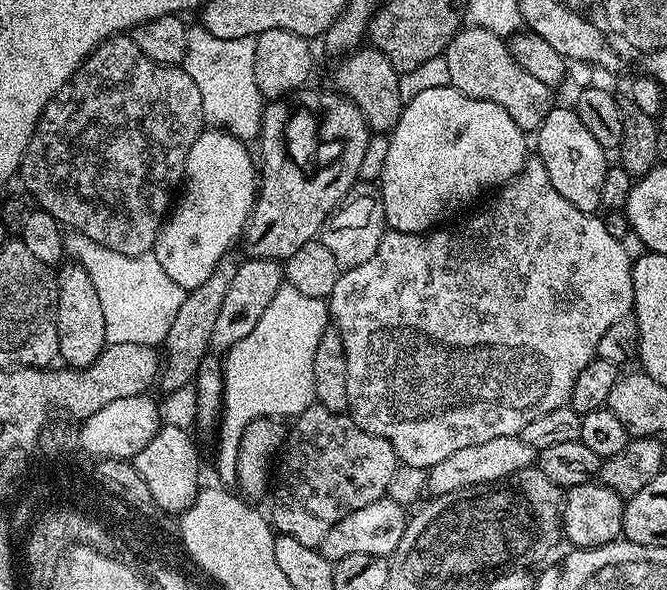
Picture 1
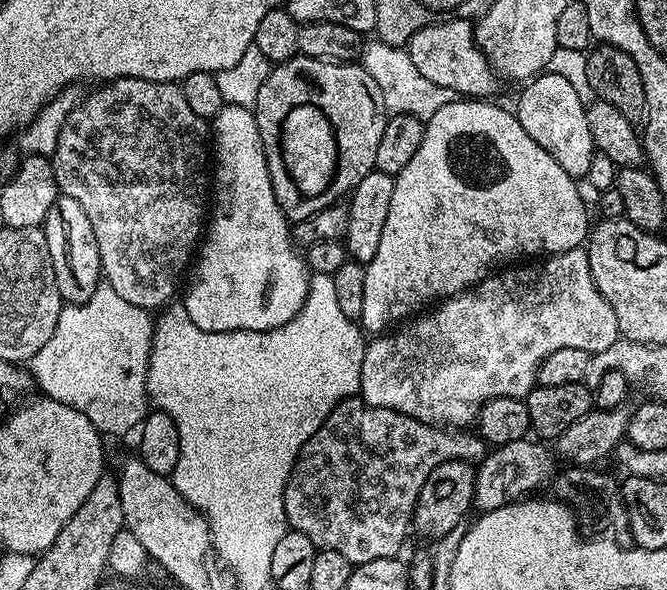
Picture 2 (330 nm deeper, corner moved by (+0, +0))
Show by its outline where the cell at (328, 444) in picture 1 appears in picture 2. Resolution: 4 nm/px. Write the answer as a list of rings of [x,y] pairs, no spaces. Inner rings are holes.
[[[360,398],[344,400],[330,413],[324,425],[313,434],[310,442],[306,442],[306,446],[298,454],[296,464],[293,466],[290,478],[284,487],[284,509],[286,510],[288,527],[291,531],[306,534],[306,538],[310,538],[310,542],[314,542],[317,549],[338,550],[338,554],[342,554],[342,558],[346,558],[353,566],[362,562],[374,562],[374,558],[399,557],[401,555],[400,547],[403,546],[408,532],[410,536],[412,515],[416,509],[418,494],[422,490],[422,486],[426,486],[426,478],[430,478],[430,470],[434,470],[434,466],[442,466],[442,462],[450,462],[451,460],[479,462],[488,455],[489,451],[489,444],[475,431],[449,430],[435,424],[424,424],[420,420],[415,420],[406,414],[395,412],[389,408],[375,408],[374,406],[370,406]]]

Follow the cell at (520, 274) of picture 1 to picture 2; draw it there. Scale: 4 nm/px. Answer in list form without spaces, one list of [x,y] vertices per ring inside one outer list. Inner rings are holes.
[[[583,247],[566,250],[556,256],[549,256],[543,262],[524,262],[519,266],[508,266],[503,270],[493,271],[491,276],[487,276],[469,291],[460,292],[456,296],[450,296],[446,300],[439,301],[435,307],[428,311],[432,310],[433,312],[428,312],[425,316],[417,315],[412,318],[417,318],[417,320],[409,319],[407,323],[400,326],[405,326],[405,328],[397,327],[395,330],[373,335],[367,341],[365,358],[362,361],[359,395],[364,403],[375,408],[389,408],[395,412],[406,414],[415,420],[420,420],[424,424],[435,424],[449,430],[464,430],[475,425],[476,417],[479,416],[482,406],[487,400],[502,398],[503,396],[509,396],[510,398],[527,397],[528,393],[537,387],[538,366],[546,358],[550,358],[550,354],[554,354],[554,350],[586,350],[590,354],[595,354],[606,350],[606,346],[614,346],[614,342],[621,339],[618,330],[618,318],[614,318],[614,310],[610,310],[610,302],[606,302],[606,298],[602,298],[598,286],[594,284],[594,274],[590,272],[588,254]]]

